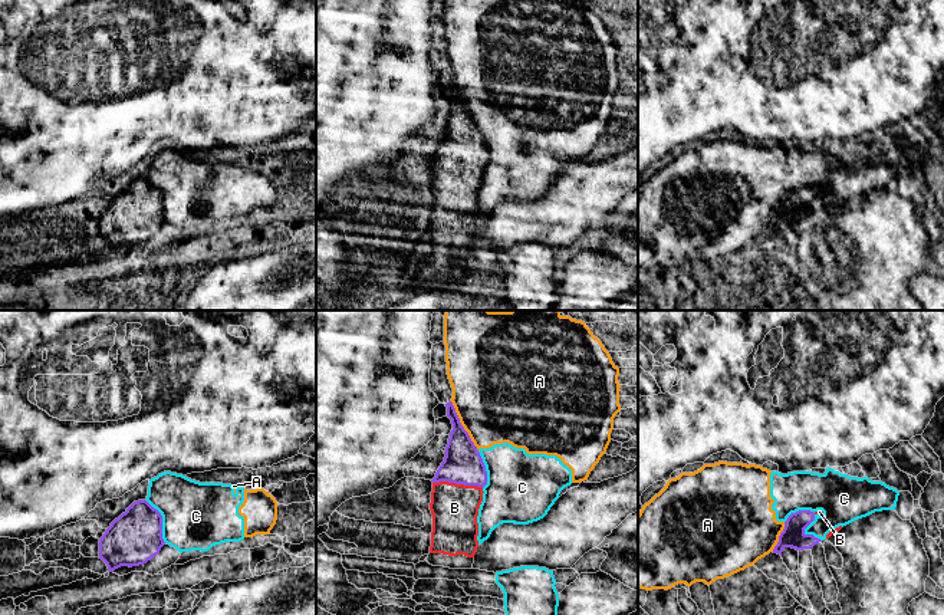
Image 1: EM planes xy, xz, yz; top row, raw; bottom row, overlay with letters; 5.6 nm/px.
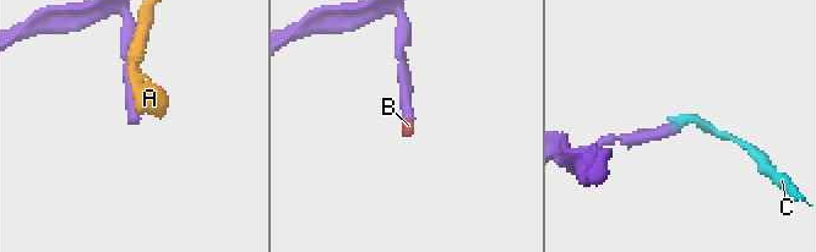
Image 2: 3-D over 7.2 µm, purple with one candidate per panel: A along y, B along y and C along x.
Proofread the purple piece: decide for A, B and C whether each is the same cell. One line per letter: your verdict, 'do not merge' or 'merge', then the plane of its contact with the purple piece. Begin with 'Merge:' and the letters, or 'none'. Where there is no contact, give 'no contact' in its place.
Merge: B
A: do not merge; contact in xz
B: merge; contact in xz
C: do not merge; contact in yz

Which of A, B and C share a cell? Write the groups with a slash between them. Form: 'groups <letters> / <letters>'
groups A C / B

